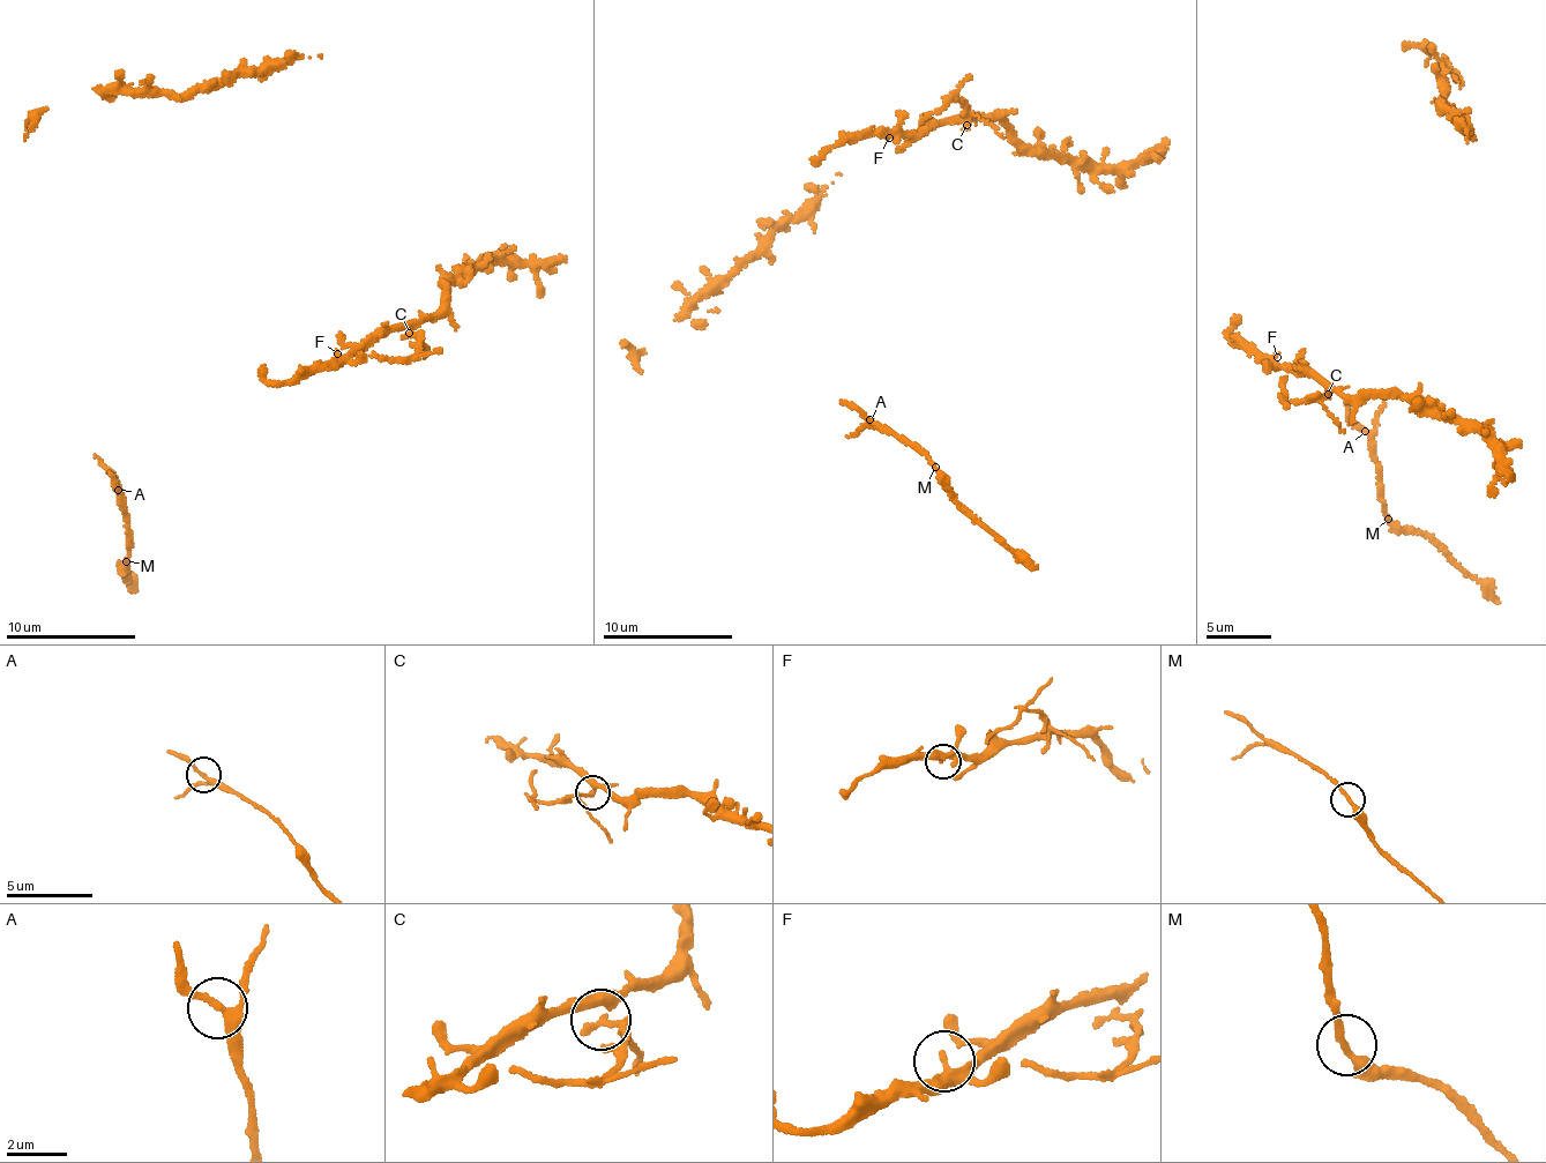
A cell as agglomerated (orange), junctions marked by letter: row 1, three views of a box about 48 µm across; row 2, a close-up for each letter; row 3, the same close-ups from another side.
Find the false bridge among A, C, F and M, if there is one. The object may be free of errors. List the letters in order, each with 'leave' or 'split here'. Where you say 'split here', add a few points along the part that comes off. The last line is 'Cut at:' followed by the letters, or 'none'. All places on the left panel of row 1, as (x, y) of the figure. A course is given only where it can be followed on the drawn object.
A: leave
C: split here; foreign part runs (409, 333), (420, 338), (411, 357), (370, 356)
F: leave
M: leave
Cut at: C

